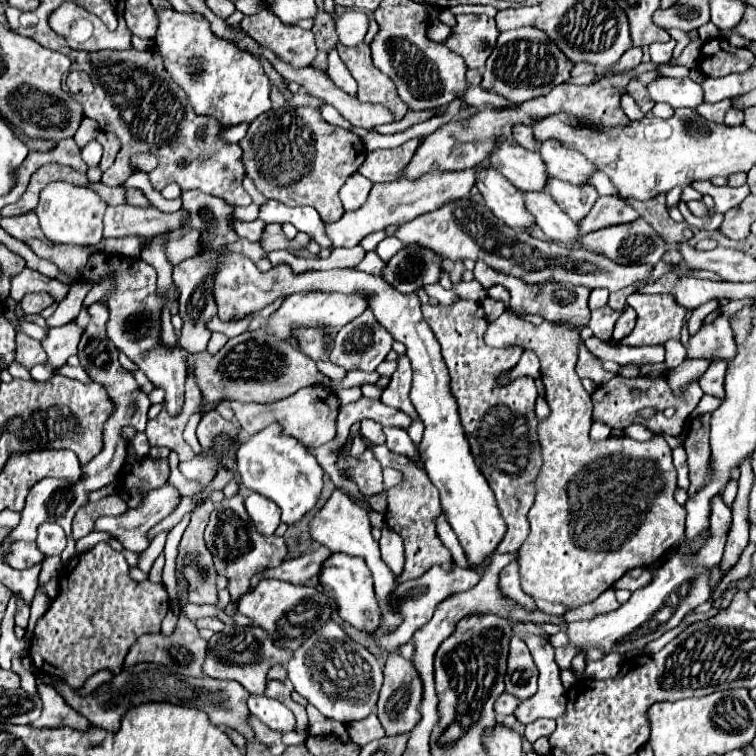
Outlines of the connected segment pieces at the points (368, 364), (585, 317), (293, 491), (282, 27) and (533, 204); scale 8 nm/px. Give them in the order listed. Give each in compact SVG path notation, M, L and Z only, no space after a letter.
M367 308L359 318L343 326L333 340L329 360L345 370L375 372L391 350L393 336L375 320Z
M477 262L473 270L475 280L483 286L489 288L493 284L503 284L511 292L511 310L513 312L525 312L525 314L539 314L545 320L565 320L571 324L589 324L589 308L587 308L587 298L589 298L589 288L585 286L571 286L571 284L525 284L519 278L505 276L501 272L495 272L489 268L485 262Z
M275 422L261 432L249 436L239 446L235 464L241 484L247 490L273 500L281 508L281 520L285 524L299 522L307 510L315 508L319 492L323 488L323 468L299 440L283 434L281 424Z
M269 10L245 16L241 28L253 40L257 40L257 44L275 52L279 60L293 64L293 68L307 68L317 56L317 46L311 30L285 24Z
M547 190L541 192L523 192L525 206L529 214L535 216L535 224L545 232L549 240L575 244L579 240L577 222L573 222L551 198Z

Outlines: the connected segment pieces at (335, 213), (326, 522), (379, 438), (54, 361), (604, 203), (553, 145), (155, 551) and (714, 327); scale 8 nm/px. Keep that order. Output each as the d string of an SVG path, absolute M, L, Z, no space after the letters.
M277 108L257 116L257 120L253 120L249 126L247 136L239 142L239 146L243 148L245 174L255 182L257 190L265 198L279 200L287 206L313 206L325 222L335 222L343 216L345 210L341 206L337 192L347 180L347 176L359 170L367 156L365 144L357 134L339 126L331 126L313 108Z
M339 488L333 490L333 494L327 498L325 506L311 518L309 522L309 534L315 542L319 542L321 546L329 548L331 552L347 552L351 556L361 556L365 558L371 574L373 574L373 582L375 582L375 596L377 602L381 606L381 614L383 614L383 622L381 628L383 630L393 630L397 624L401 624L401 616L391 612L389 606L389 596L395 590L395 574L385 566L385 562L381 560L379 554L379 544L371 538L371 524L369 524L369 516L365 510L361 510L357 504L351 502L351 498L347 494L343 494Z
M363 420L361 422L361 434L367 436L371 442L375 444L383 444L385 442L385 434L383 434L383 428L375 422L375 420Z
M65 324L59 328L49 328L45 340L41 342L41 346L45 348L45 354L47 354L47 362L37 364L31 370L31 376L39 382L49 380L57 368L65 366L69 356L77 354L77 344L79 344L81 334L83 334L83 328L77 324Z
M599 196L597 202L593 204L593 208L589 210L589 214L579 220L579 228L581 228L581 236L613 226L613 224L629 224L635 218L639 218L639 214L619 196Z
M545 140L539 154L547 166L547 174L571 184L587 184L587 176L595 172L595 166L577 150L563 148L559 140Z
M151 544L151 546L141 554L139 568L141 568L143 572L149 572L151 566L153 566L153 562L155 562L155 558L157 558L159 554L161 554L161 546L159 546L159 544Z
M723 314L715 322L703 326L689 340L687 358L725 358L731 360L737 354L737 344L733 340L731 316Z

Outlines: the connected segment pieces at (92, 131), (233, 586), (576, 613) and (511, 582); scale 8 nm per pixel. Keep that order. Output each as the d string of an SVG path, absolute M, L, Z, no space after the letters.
M85 117L77 130L74 140L80 149L84 148L91 140L96 139L100 128L94 120Z
M237 494L233 498L225 498L221 504L215 506L207 530L205 530L205 542L209 552L213 554L215 568L219 576L225 576L229 580L229 594L231 600L237 602L249 588L251 588L251 578L257 574L263 574L269 568L277 568L285 556L287 556L287 546L283 538L277 536L261 536L255 532L255 526L251 524L245 506L243 506L243 494Z
M607 590L607 592L603 592L595 602L585 604L585 606L581 606L581 608L577 608L577 610L569 610L569 612L565 612L561 618L563 618L565 624L569 624L569 622L577 622L577 620L585 620L585 618L591 618L591 616L597 616L597 614L611 612L611 610L615 610L617 606L619 606L619 602L617 602L617 598L615 598L615 592L613 592L613 590Z
M511 562L509 566L505 566L505 568L501 570L499 588L501 588L501 594L503 594L505 598L513 600L515 604L521 604L521 606L525 606L525 608L537 608L535 600L521 590L519 574L517 574L517 562Z

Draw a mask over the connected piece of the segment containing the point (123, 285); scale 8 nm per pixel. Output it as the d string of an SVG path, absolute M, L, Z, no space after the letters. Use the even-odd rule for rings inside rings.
M99 254L95 258L89 258L89 262L81 268L77 280L91 280L95 284L93 292L85 298L85 306L93 304L97 298L107 296L107 304L111 312L107 322L107 336L113 340L113 344L121 352L125 352L139 366L139 370L145 372L145 376L157 388L165 390L163 406L167 412L173 416L179 414L184 404L187 362L185 362L183 350L165 350L159 344L159 332L161 332L159 316L161 316L163 302L155 294L155 288L157 288L155 268L145 264L139 258L127 258L121 254L113 254L113 256ZM109 272L117 274L117 282L113 290L109 290L109 284L107 284Z

